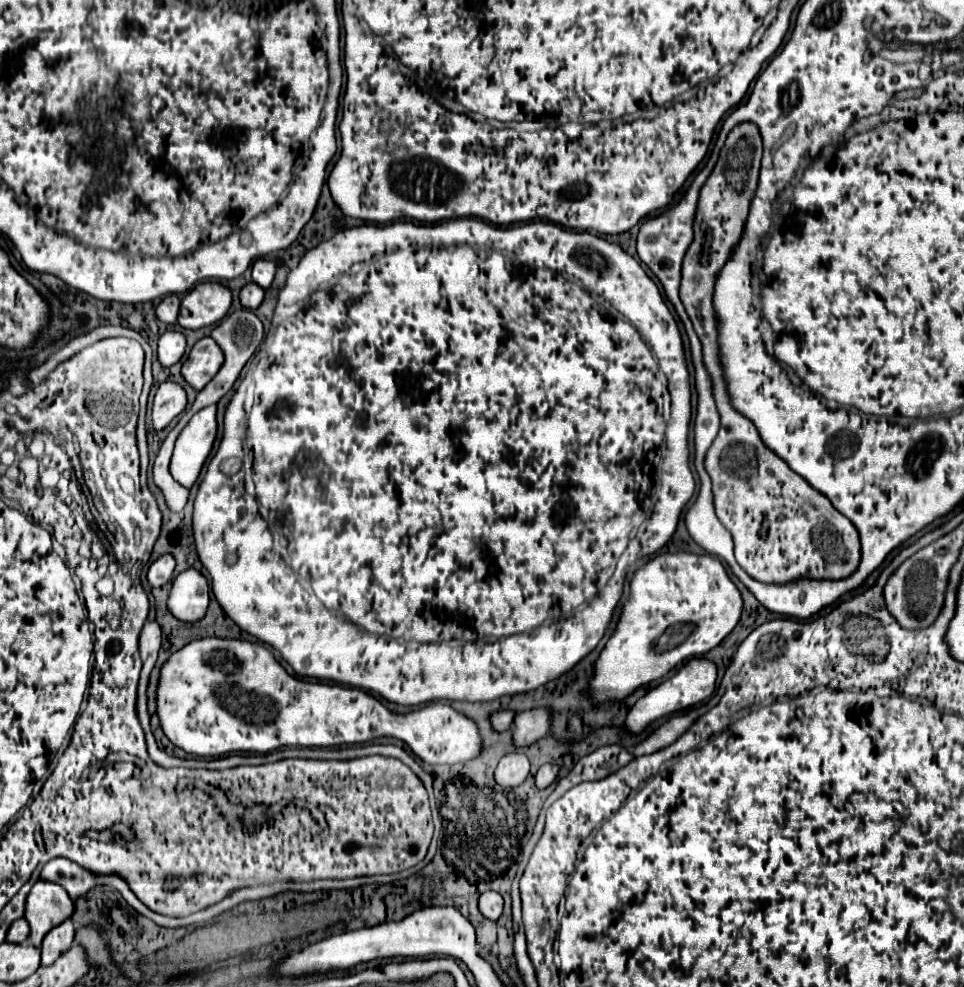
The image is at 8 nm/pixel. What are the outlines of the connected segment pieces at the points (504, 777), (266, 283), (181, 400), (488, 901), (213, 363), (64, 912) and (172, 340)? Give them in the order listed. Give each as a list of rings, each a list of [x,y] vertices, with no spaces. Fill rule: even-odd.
[[[508,753],[500,759],[494,779],[504,789],[514,789],[524,783],[530,773],[530,761],[524,753]]]
[[[258,259],[258,261],[252,265],[252,281],[254,281],[256,285],[260,285],[262,289],[268,289],[268,287],[272,285],[274,273],[276,273],[276,265],[274,265],[272,261]]]
[[[162,383],[156,391],[152,403],[152,427],[154,431],[162,431],[174,417],[178,417],[186,409],[186,393],[176,383]]]
[[[486,891],[486,893],[480,895],[478,909],[480,909],[480,913],[482,913],[486,919],[498,921],[498,917],[502,915],[502,907],[504,907],[504,901],[502,901],[502,895],[500,895],[500,893],[496,893],[496,891]]]
[[[202,337],[192,347],[188,359],[184,361],[182,377],[194,391],[200,391],[218,373],[218,369],[222,367],[222,361],[224,361],[224,355],[216,345],[216,341],[212,337]]]
[[[38,881],[26,901],[24,919],[30,925],[30,943],[40,947],[44,935],[66,921],[74,913],[74,903],[68,893],[54,883]]]
[[[168,331],[158,339],[158,361],[162,367],[176,365],[186,349],[186,339],[182,333]]]

